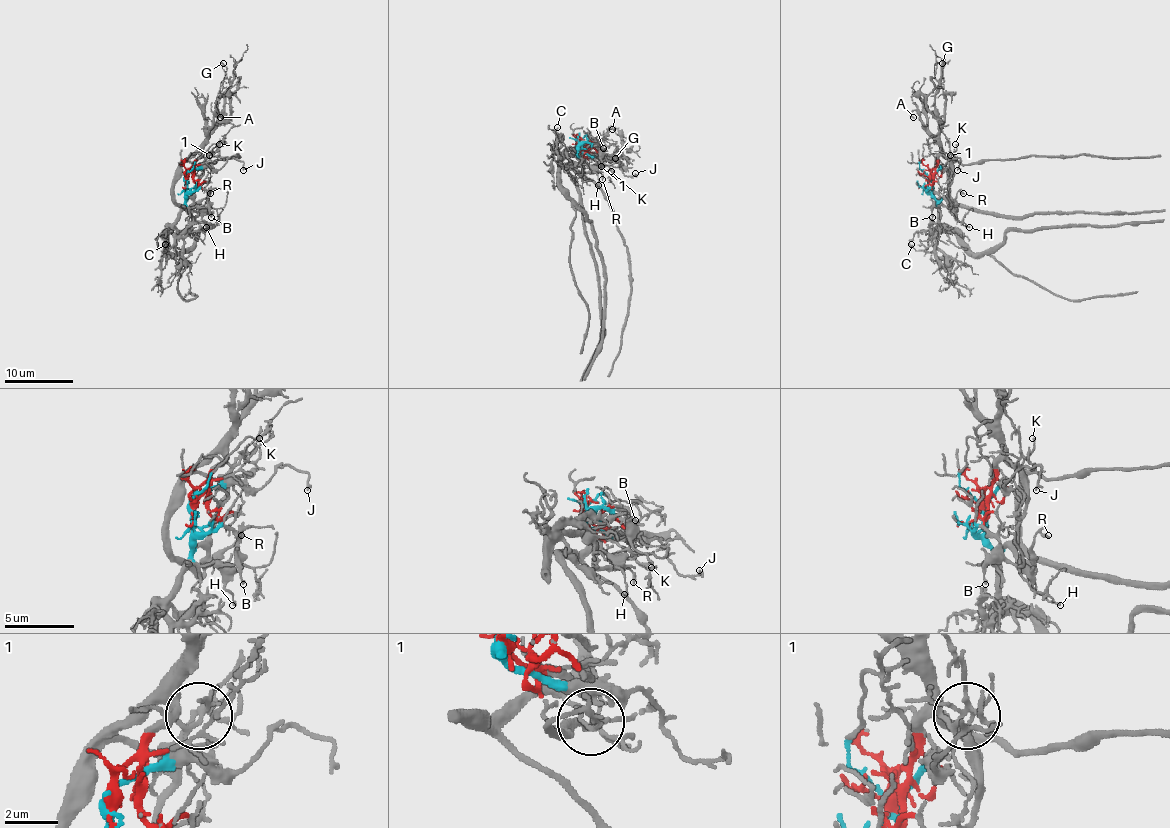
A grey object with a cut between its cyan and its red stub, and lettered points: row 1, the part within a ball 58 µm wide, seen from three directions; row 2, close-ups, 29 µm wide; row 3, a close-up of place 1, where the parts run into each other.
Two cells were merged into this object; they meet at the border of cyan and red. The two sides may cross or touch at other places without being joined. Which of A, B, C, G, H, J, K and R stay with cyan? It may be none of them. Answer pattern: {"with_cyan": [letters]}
{"with_cyan": ["B", "C", "H", "J", "R"]}

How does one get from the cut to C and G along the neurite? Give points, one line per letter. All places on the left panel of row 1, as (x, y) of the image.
C: (186, 181), (184, 207), (174, 229), (174, 243), (167, 250), (162, 248), (165, 245)
G: (186, 181), (186, 171), (203, 152), (203, 141), (217, 119), (217, 96), (226, 72), (222, 64)

